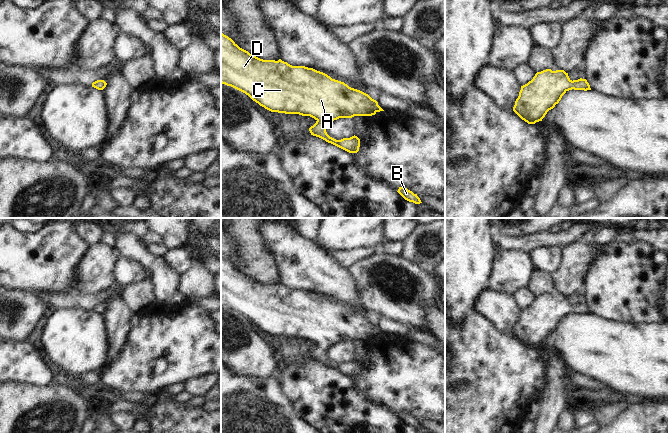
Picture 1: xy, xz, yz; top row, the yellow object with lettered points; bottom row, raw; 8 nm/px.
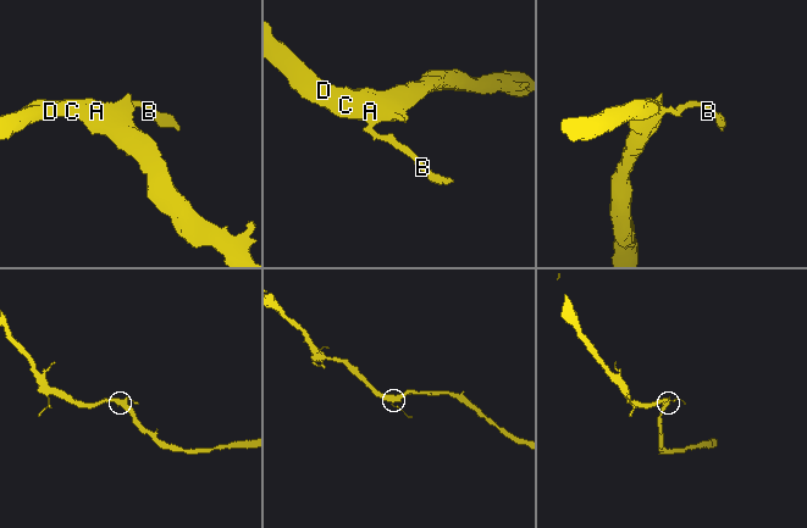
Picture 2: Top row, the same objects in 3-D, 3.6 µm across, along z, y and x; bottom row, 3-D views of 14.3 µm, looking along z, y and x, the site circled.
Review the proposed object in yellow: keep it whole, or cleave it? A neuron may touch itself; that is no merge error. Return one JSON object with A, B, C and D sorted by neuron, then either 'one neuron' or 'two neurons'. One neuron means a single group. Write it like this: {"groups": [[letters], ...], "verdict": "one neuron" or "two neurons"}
{"groups": [["A", "B", "C", "D"]], "verdict": "one neuron"}

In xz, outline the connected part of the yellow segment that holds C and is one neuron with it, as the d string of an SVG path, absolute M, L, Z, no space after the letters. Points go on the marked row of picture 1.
M221 32L221 83L231 86L271 112L310 116L316 123L309 128L311 135L319 137L349 153L357 153L360 139L357 136L336 140L326 132L326 126L339 118L372 116L384 111L368 94L351 88L344 82L305 66L292 66L279 59L263 60L240 48Z

